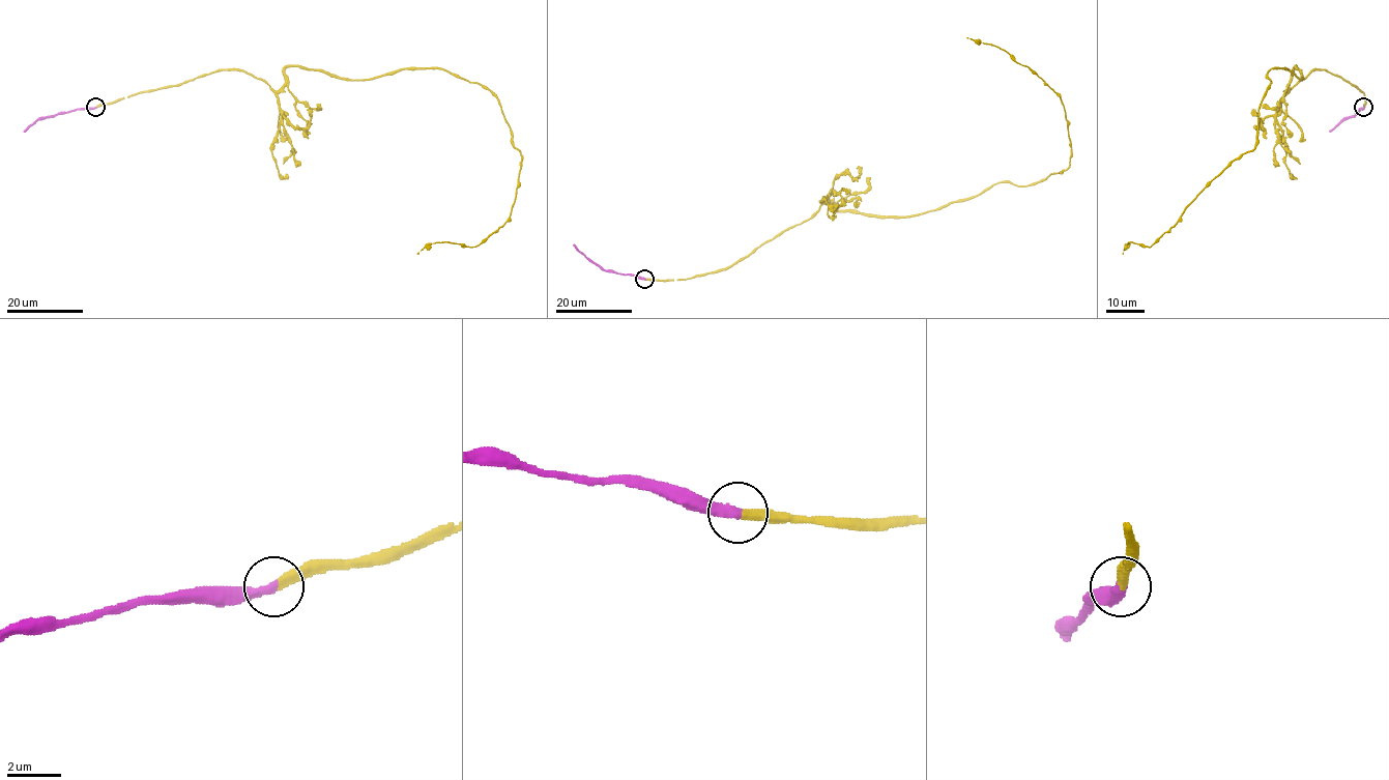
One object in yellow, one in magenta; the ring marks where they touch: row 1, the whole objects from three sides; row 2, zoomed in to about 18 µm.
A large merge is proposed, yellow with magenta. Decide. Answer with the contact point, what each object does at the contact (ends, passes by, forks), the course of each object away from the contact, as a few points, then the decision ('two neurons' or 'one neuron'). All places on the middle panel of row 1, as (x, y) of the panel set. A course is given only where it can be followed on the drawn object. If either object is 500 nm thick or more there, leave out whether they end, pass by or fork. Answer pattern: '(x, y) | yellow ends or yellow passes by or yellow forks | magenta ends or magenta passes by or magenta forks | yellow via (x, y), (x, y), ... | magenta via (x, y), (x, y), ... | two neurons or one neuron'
(644, 279) | yellow ends | magenta ends | yellow via (645, 279), (726, 269), (825, 204), (915, 217), (1068, 167), (1059, 95), (1006, 51), (966, 37) | magenta via (645, 279), (606, 271), (589, 261), (574, 243) | one neuron

